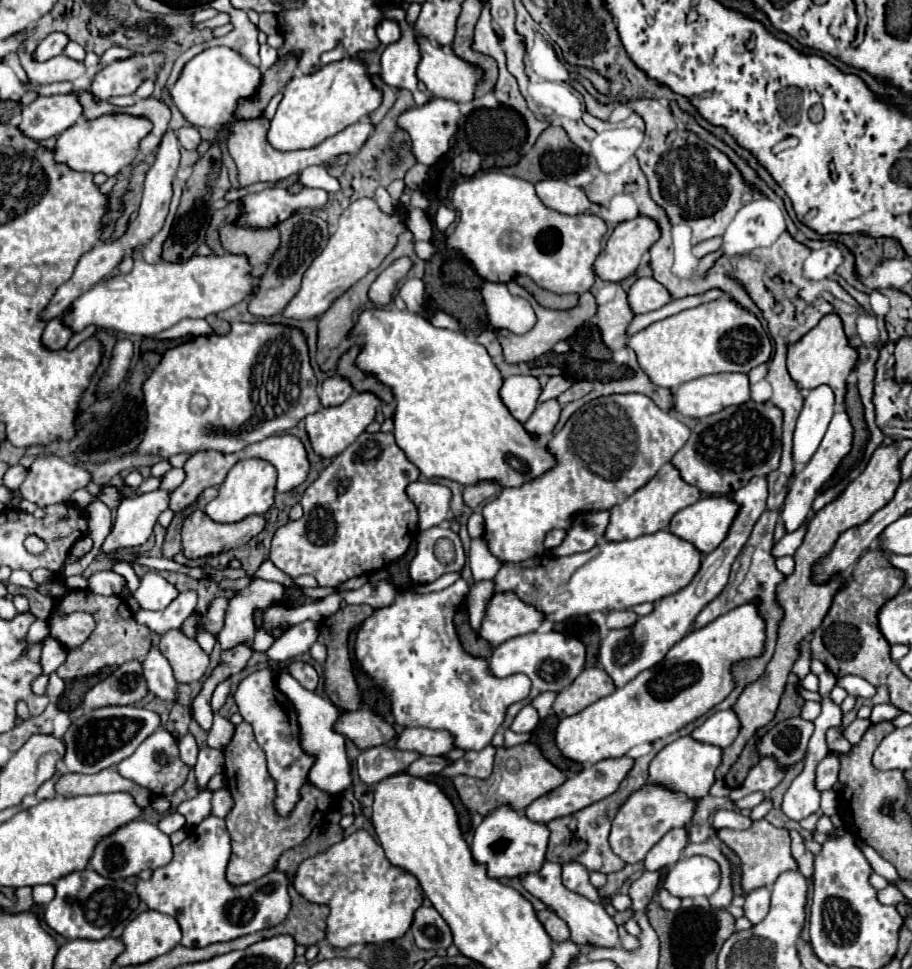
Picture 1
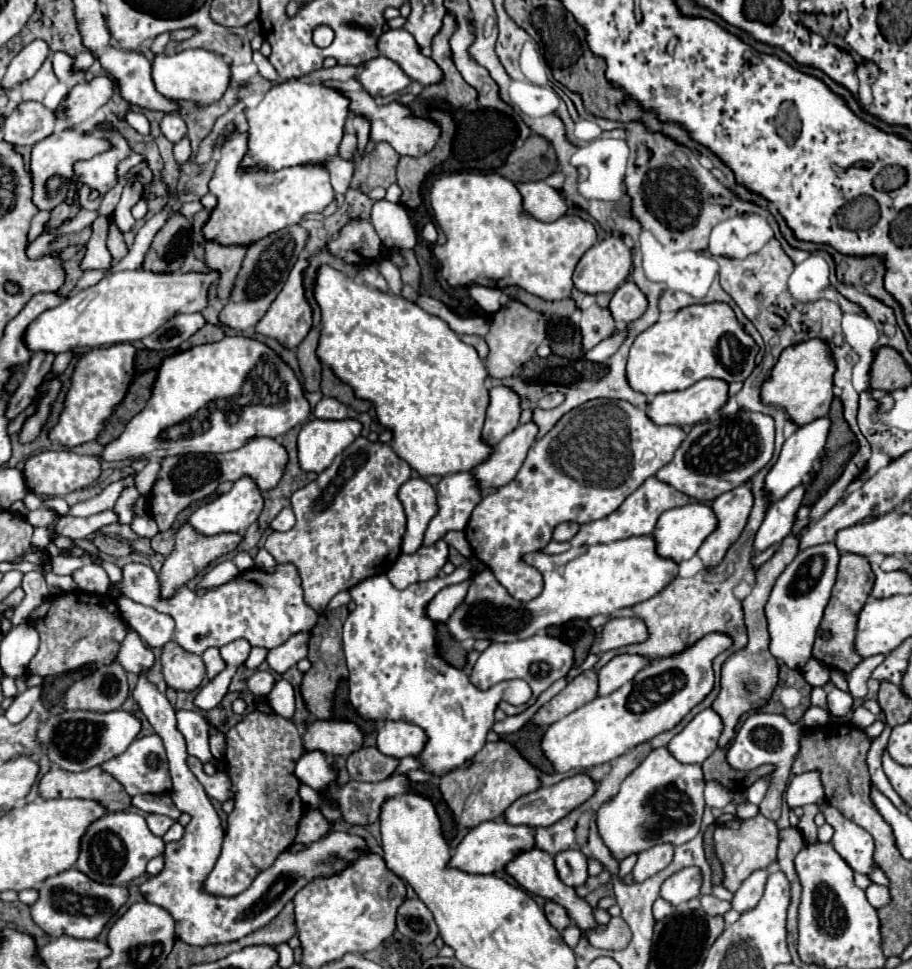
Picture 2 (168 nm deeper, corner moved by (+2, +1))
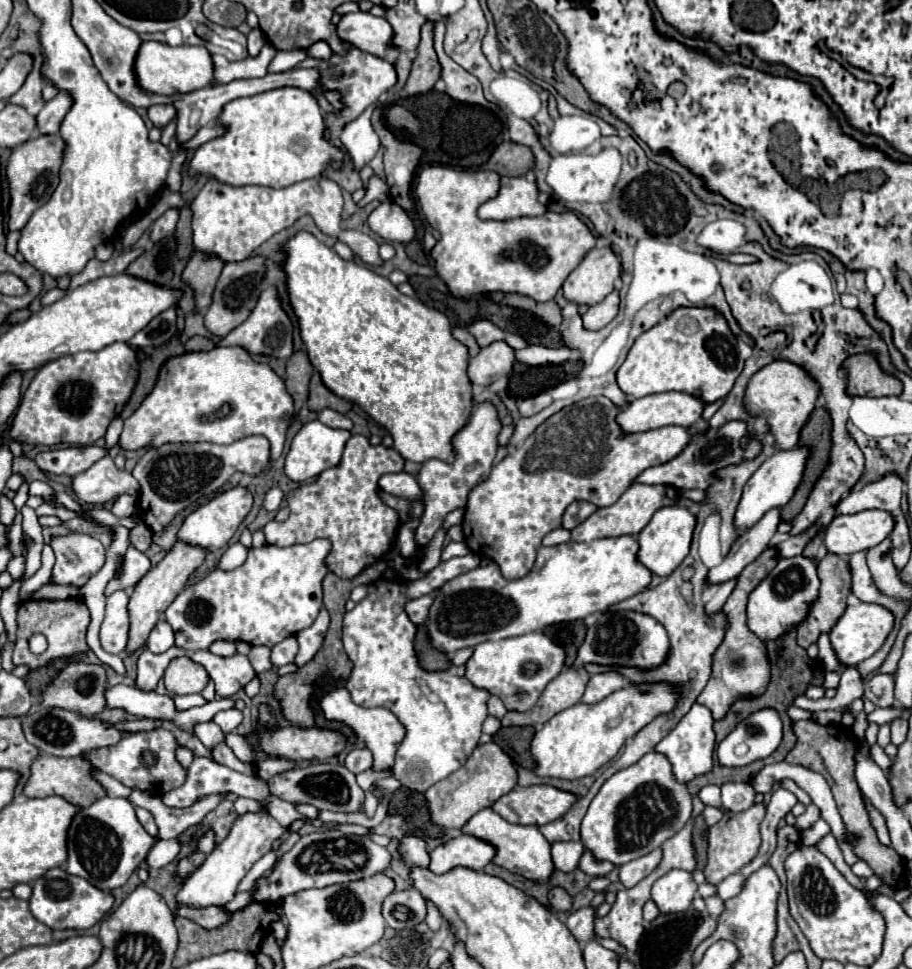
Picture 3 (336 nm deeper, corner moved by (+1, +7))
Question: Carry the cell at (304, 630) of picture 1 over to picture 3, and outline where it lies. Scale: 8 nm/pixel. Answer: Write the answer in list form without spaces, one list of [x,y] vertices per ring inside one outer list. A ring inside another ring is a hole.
[[[287,637],[281,643],[277,643],[271,649],[271,663],[273,665],[287,665],[291,661],[295,661],[295,655],[299,651],[299,643],[295,637]]]

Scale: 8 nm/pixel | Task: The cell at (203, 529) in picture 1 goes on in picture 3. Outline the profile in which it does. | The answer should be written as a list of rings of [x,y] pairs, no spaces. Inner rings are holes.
[[[177,541],[171,551],[135,585],[135,593],[129,599],[129,617],[131,617],[131,631],[129,631],[129,643],[125,653],[133,653],[139,649],[145,641],[149,631],[155,627],[159,617],[165,613],[165,609],[171,605],[171,601],[179,595],[179,591],[185,587],[191,573],[205,561],[207,549],[199,549],[199,545],[187,545],[185,541]]]

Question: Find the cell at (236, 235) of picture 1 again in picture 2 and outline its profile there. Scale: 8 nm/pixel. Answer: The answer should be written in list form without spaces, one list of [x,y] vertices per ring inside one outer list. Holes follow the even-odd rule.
[[[206,243],[204,251],[206,267],[220,273],[216,281],[218,297],[228,299],[238,275],[238,267],[242,265],[242,259],[246,255],[246,247],[218,247],[218,243]]]

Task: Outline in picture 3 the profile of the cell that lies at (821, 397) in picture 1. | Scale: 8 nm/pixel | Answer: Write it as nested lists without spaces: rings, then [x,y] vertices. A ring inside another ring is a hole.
[[[797,445],[795,449],[779,449],[773,457],[769,457],[747,481],[747,485],[743,487],[743,497],[741,503],[737,507],[735,513],[735,525],[739,527],[739,531],[749,529],[751,525],[755,525],[769,509],[773,507],[783,507],[795,493],[801,477],[803,477],[803,469],[807,465],[807,459],[811,455],[811,447],[807,445]]]

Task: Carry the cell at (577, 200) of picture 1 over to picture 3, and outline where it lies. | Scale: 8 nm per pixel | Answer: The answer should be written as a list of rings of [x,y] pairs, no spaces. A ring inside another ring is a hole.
[[[501,177],[501,191],[495,199],[489,199],[479,207],[481,219],[515,219],[525,215],[543,215],[549,207],[539,201],[539,187],[535,181],[529,181],[525,177]]]

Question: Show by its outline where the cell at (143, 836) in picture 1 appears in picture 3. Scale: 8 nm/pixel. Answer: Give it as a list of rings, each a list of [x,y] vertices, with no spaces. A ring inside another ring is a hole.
[[[103,797],[89,807],[83,807],[71,827],[67,837],[69,859],[65,871],[79,875],[103,891],[111,891],[127,883],[131,873],[145,861],[149,849],[157,843],[157,837],[151,837],[139,819],[135,817],[135,807],[127,799]]]

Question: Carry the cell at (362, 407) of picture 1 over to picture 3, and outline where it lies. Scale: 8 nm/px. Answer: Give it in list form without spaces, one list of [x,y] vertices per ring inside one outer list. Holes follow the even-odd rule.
[[[317,419],[305,423],[299,429],[299,433],[293,437],[291,449],[289,449],[287,457],[285,457],[285,473],[287,473],[287,477],[293,479],[293,481],[305,481],[305,479],[317,477],[321,471],[325,471],[329,467],[335,467],[341,461],[343,447],[345,447],[349,437],[351,437],[351,433],[347,429],[327,427]]]

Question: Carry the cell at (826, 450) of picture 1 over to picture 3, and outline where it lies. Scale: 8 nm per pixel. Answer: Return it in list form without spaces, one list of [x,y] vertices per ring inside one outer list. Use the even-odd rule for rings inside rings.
[[[771,509],[765,513],[747,533],[741,533],[739,539],[733,543],[731,551],[723,559],[719,567],[709,569],[709,583],[721,583],[727,579],[737,577],[751,561],[755,561],[771,543],[771,537],[777,533],[781,523],[781,509]]]

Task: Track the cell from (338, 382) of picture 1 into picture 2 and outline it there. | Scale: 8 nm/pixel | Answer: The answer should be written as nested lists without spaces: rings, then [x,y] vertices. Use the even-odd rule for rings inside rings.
[[[322,397],[322,401],[314,409],[314,417],[328,421],[342,421],[348,417],[348,407],[332,397]]]

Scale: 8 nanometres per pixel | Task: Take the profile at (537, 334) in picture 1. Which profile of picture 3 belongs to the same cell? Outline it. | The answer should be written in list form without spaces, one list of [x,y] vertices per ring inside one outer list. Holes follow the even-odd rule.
[[[495,341],[481,349],[477,357],[471,357],[469,379],[473,385],[491,385],[501,375],[507,375],[515,363],[515,349],[505,341]]]

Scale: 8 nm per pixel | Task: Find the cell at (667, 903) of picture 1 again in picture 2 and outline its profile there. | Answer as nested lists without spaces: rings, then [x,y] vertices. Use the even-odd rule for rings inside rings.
[[[656,899],[654,901],[654,907],[652,907],[652,913],[654,913],[654,919],[658,921],[658,919],[664,919],[666,915],[670,915],[672,913],[672,907],[664,899]]]

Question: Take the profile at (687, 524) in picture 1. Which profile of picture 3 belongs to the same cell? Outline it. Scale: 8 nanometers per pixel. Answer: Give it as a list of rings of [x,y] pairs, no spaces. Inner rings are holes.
[[[667,507],[667,509],[659,509],[659,513],[655,513],[655,517],[649,521],[647,529],[643,529],[639,533],[639,561],[649,567],[655,575],[671,575],[681,561],[687,557],[689,547],[691,547],[691,539],[693,539],[693,531],[695,531],[697,519],[695,515],[687,509],[687,507]]]

